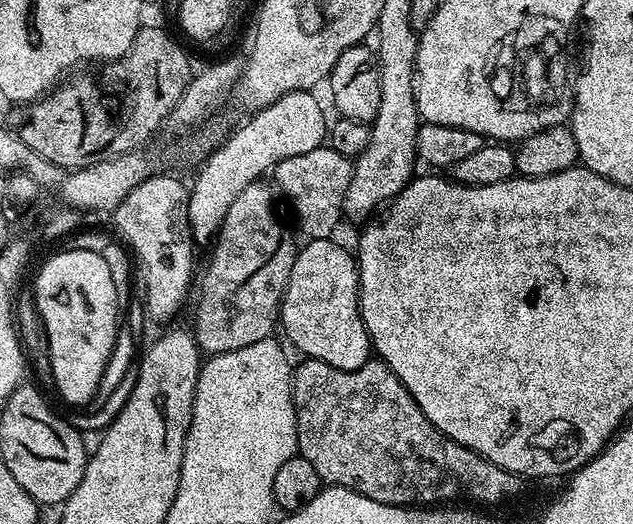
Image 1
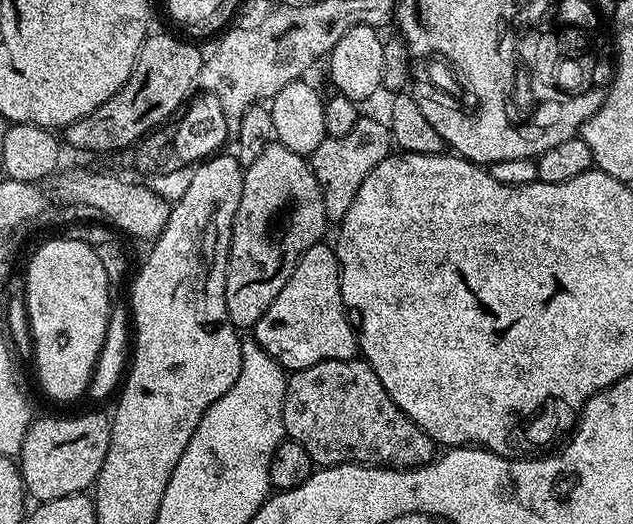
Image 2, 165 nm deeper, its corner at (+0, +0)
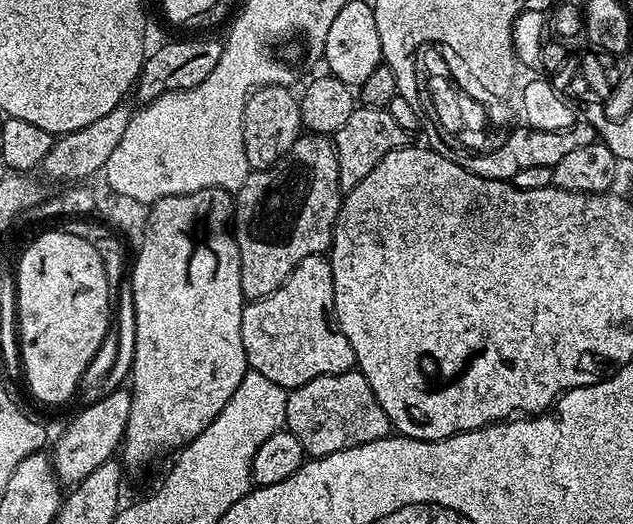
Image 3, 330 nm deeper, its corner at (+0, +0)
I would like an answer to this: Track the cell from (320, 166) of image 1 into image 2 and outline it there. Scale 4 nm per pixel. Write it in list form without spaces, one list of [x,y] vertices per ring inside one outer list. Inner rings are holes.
[[[364,114],[361,115],[358,122],[354,122],[354,130],[350,130],[350,134],[326,138],[320,143],[318,150],[312,152],[310,163],[320,183],[329,221],[338,222],[344,217],[346,210],[350,210],[350,202],[354,202],[354,194],[358,194],[358,186],[362,186],[362,182],[366,182],[366,174],[370,174],[370,170],[374,170],[374,166],[378,166],[378,162],[387,158],[393,148],[394,141],[387,123],[383,119],[375,120],[374,117]]]

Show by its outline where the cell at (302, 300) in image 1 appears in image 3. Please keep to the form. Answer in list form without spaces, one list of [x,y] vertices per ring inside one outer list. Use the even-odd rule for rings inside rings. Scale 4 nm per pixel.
[[[327,255],[304,256],[298,266],[270,294],[261,300],[247,301],[242,310],[242,346],[246,350],[246,358],[251,371],[270,378],[270,382],[278,382],[286,390],[301,388],[319,376],[326,374],[342,374],[356,368],[356,355],[350,342],[341,334],[335,321],[334,310],[334,274],[332,262]]]

